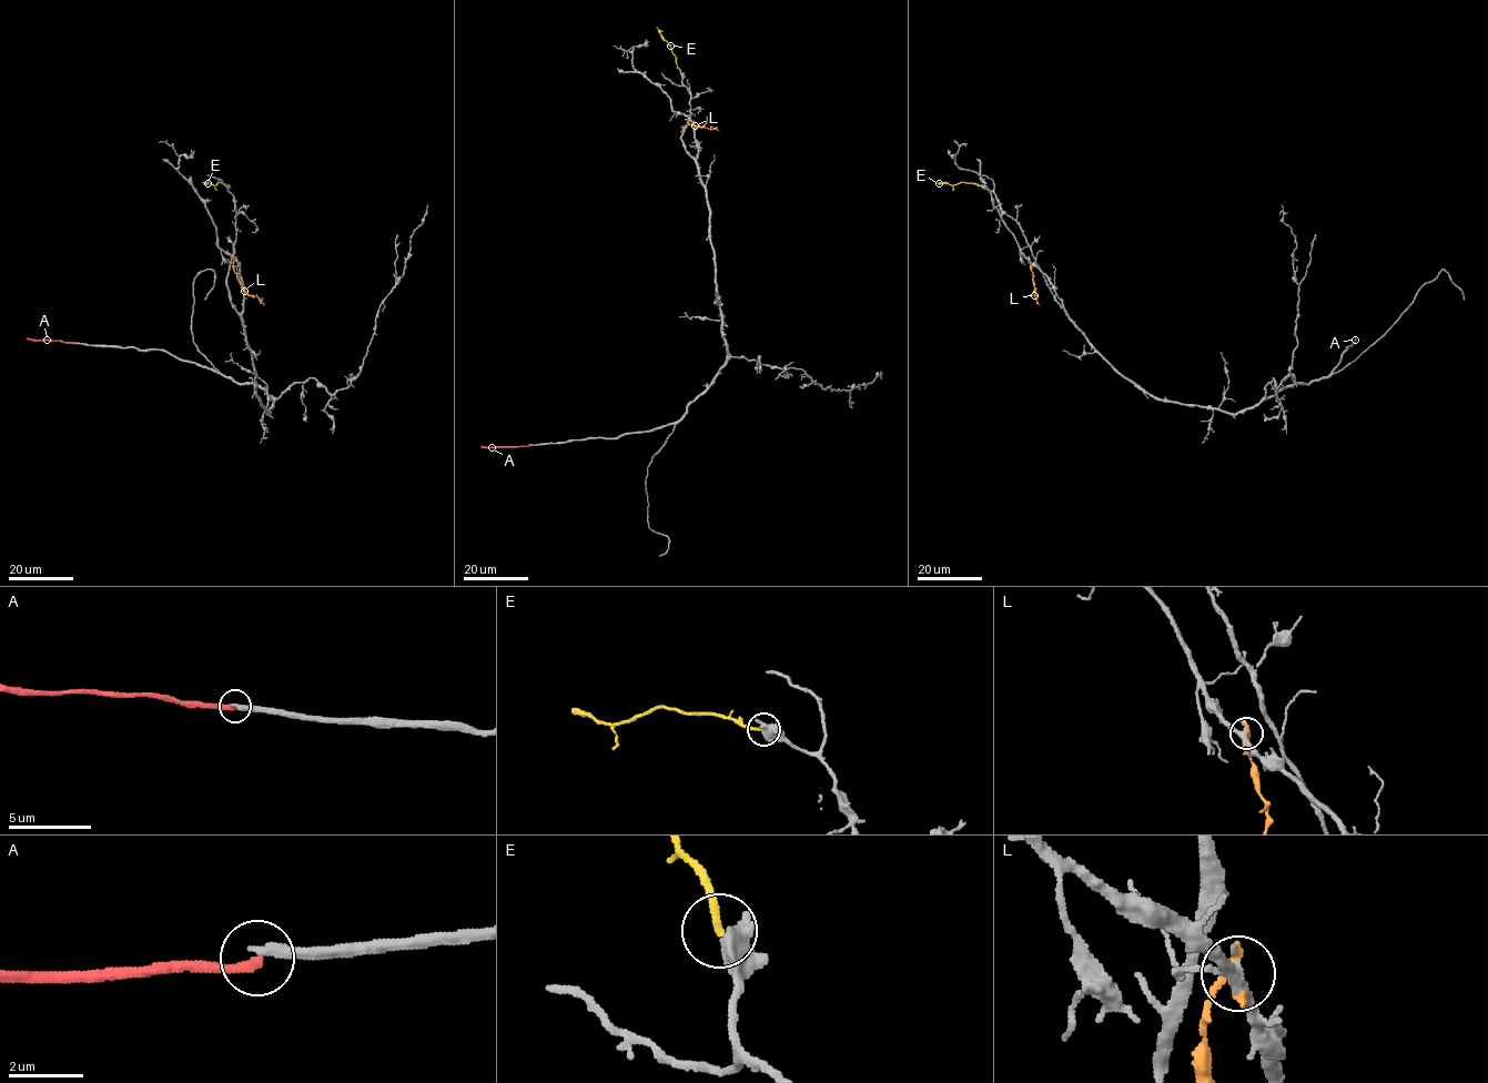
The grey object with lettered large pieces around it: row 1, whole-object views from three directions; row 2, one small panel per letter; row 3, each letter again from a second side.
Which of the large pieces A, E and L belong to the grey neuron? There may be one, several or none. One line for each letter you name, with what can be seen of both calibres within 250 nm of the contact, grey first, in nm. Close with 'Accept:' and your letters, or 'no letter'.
E: Thickness 650 nm (grey) against 200 nm
Accept: E

